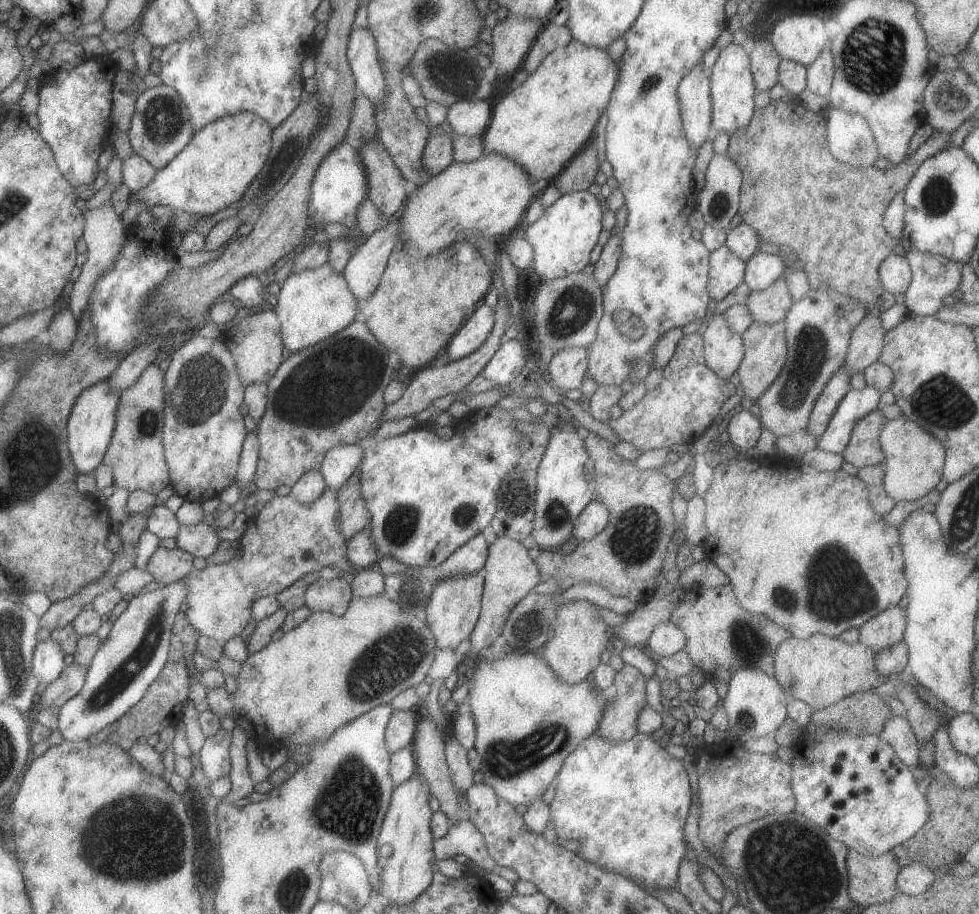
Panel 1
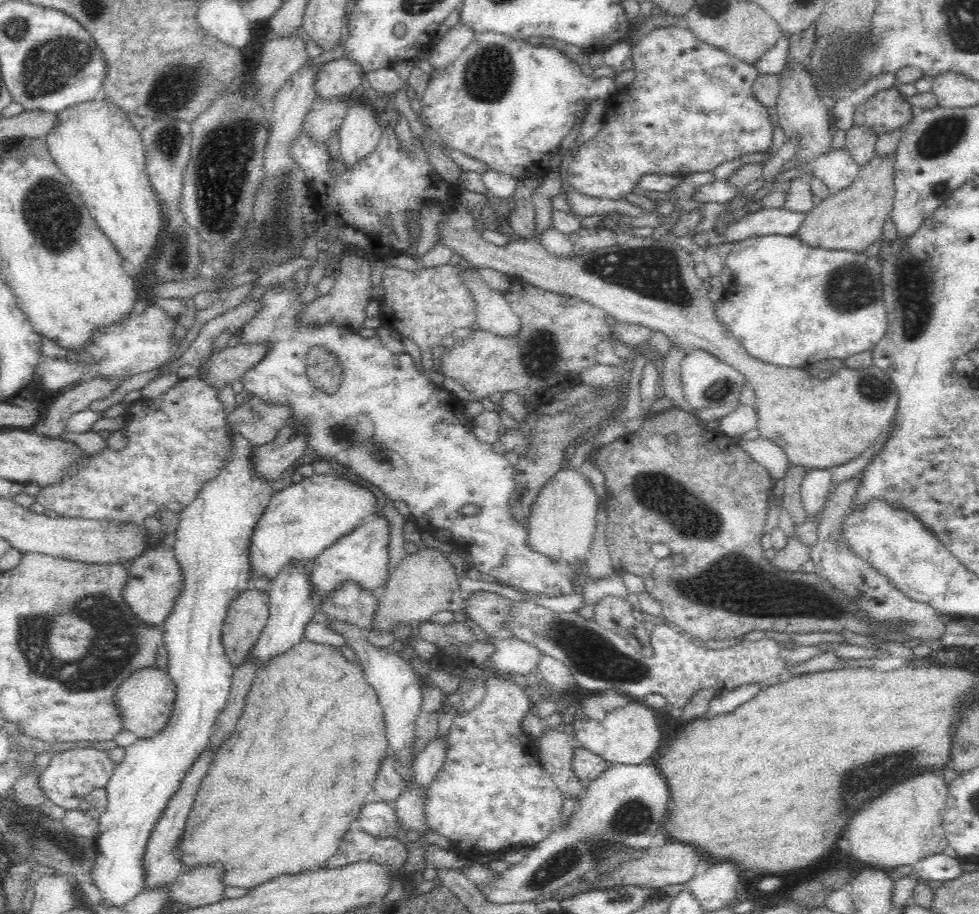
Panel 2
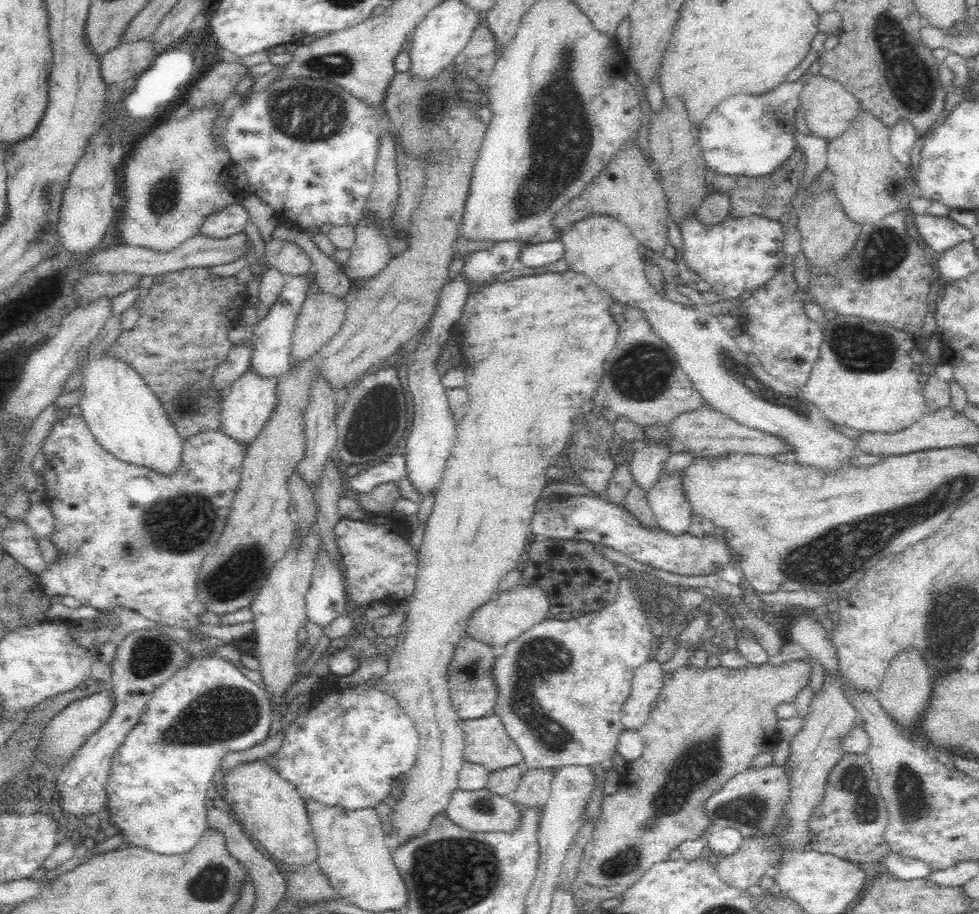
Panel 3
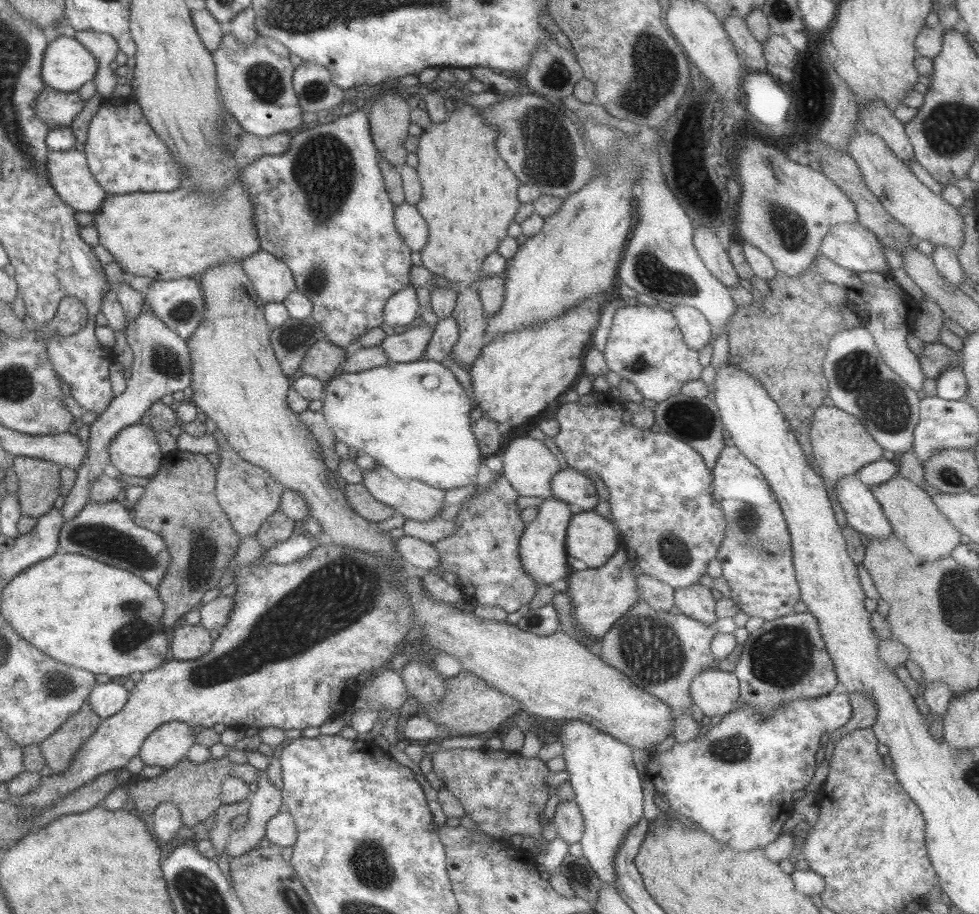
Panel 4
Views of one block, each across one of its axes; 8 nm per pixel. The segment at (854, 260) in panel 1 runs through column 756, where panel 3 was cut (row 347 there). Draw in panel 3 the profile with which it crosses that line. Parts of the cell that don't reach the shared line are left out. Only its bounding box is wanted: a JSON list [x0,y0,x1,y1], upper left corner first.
[109,267,246,440]

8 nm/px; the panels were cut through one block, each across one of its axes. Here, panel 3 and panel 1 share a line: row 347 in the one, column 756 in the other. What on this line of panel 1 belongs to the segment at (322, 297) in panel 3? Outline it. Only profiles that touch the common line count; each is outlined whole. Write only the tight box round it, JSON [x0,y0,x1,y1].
[747,277,793,324]

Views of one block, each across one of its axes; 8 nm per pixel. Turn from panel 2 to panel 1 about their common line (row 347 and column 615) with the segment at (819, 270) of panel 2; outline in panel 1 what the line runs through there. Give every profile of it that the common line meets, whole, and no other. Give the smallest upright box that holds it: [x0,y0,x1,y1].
[549,730,693,891]

